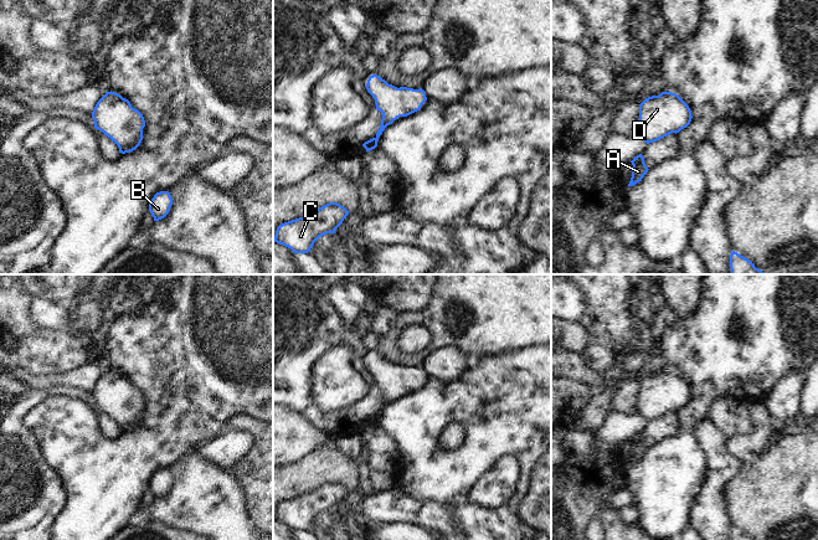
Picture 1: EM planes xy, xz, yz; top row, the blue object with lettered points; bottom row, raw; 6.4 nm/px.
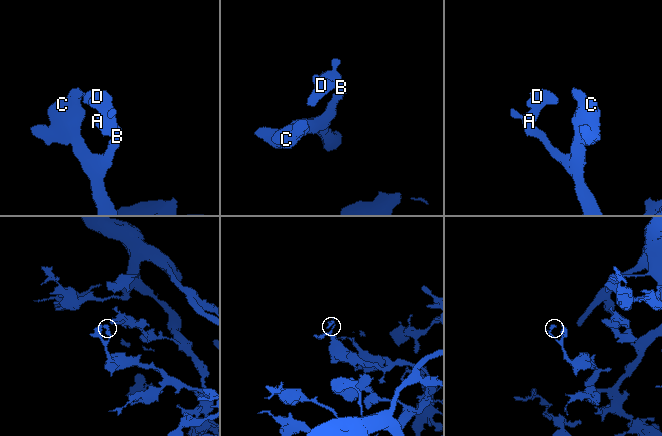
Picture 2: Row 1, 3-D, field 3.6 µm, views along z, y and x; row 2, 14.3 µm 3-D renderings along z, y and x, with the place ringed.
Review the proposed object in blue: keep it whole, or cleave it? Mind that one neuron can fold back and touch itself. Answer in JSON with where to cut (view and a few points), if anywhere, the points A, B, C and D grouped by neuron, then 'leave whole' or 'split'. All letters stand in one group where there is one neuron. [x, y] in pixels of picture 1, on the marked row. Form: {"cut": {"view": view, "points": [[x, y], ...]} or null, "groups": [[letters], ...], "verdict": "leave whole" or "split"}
{"cut": null, "groups": [["A", "B", "C", "D"]], "verdict": "leave whole"}

